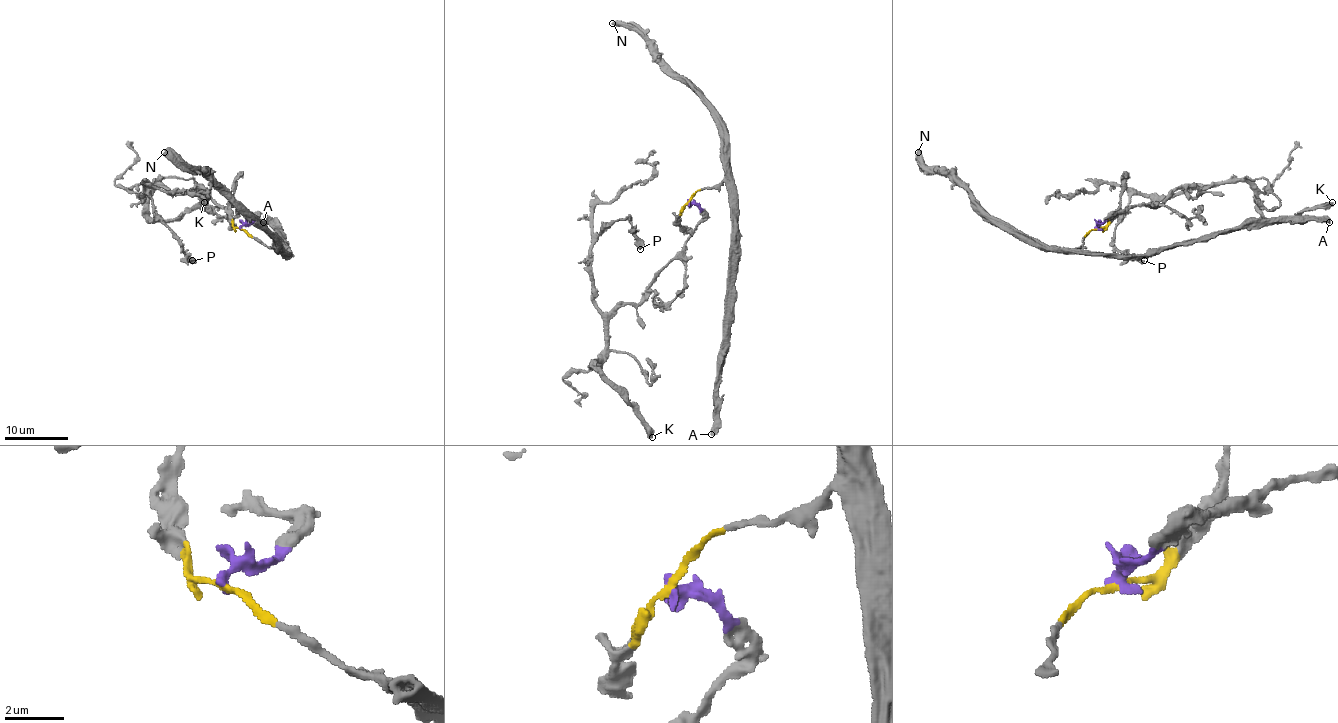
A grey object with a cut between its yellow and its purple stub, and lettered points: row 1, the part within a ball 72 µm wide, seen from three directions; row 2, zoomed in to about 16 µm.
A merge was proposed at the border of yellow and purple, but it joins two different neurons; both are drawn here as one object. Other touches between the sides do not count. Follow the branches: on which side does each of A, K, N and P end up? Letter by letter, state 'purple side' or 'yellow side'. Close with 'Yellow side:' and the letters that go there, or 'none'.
A: yellow side
K: purple side
N: yellow side
P: purple side
Yellow side: A, N

